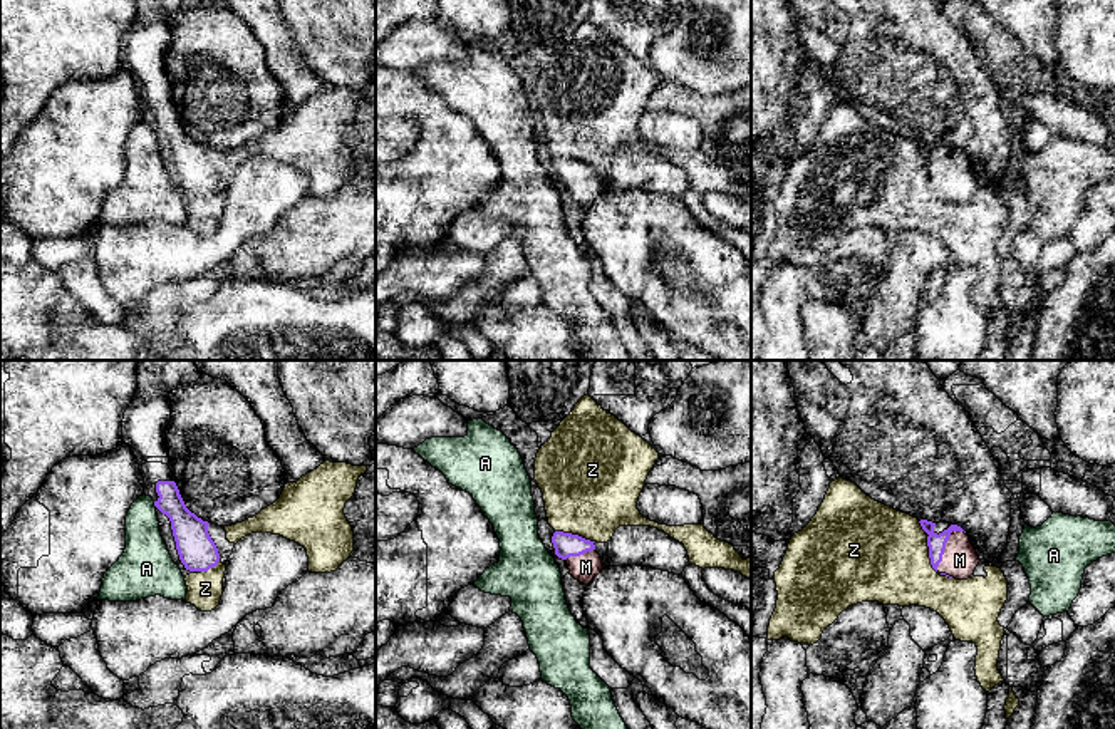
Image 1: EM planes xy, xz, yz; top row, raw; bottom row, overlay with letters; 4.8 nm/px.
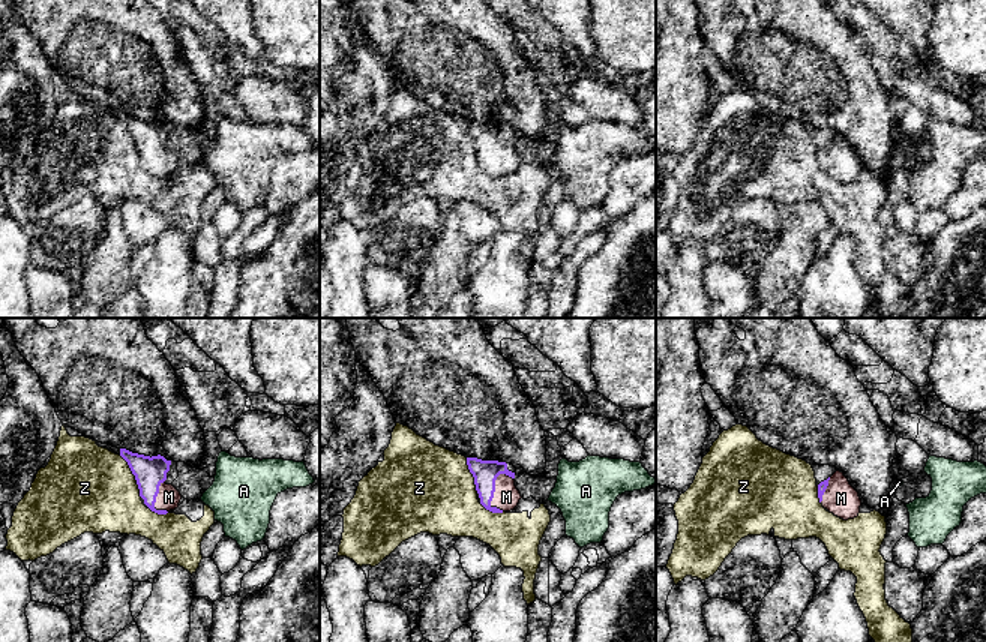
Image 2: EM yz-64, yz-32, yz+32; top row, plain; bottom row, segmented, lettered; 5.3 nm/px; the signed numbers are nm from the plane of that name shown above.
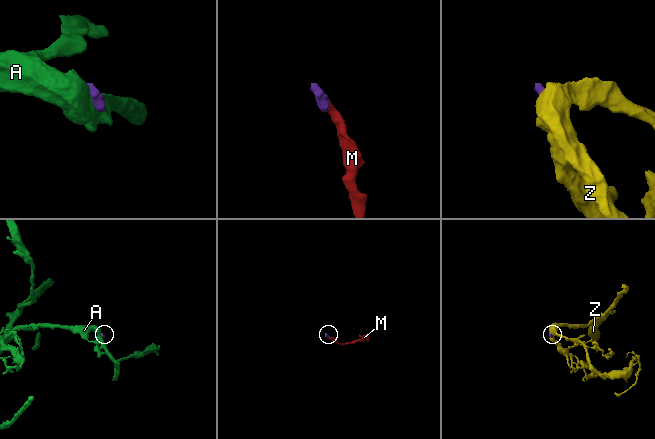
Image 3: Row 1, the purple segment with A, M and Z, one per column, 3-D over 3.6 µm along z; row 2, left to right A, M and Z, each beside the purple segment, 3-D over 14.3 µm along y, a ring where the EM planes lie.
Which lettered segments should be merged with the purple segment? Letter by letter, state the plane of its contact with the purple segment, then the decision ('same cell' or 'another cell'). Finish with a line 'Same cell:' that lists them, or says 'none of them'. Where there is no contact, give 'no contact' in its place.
A: xy | another cell
M: yz | same cell
Z: xz | another cell
Same cell: M

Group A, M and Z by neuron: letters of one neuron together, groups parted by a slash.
A / M / Z

